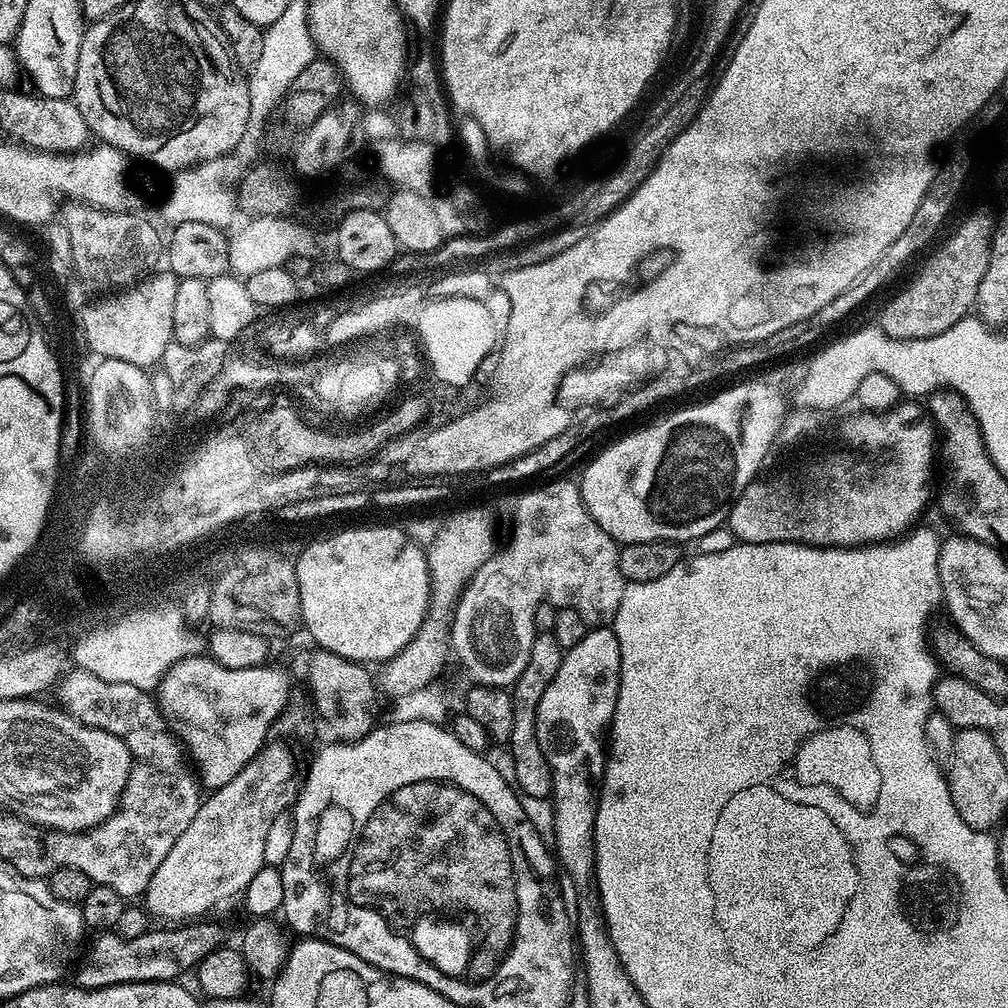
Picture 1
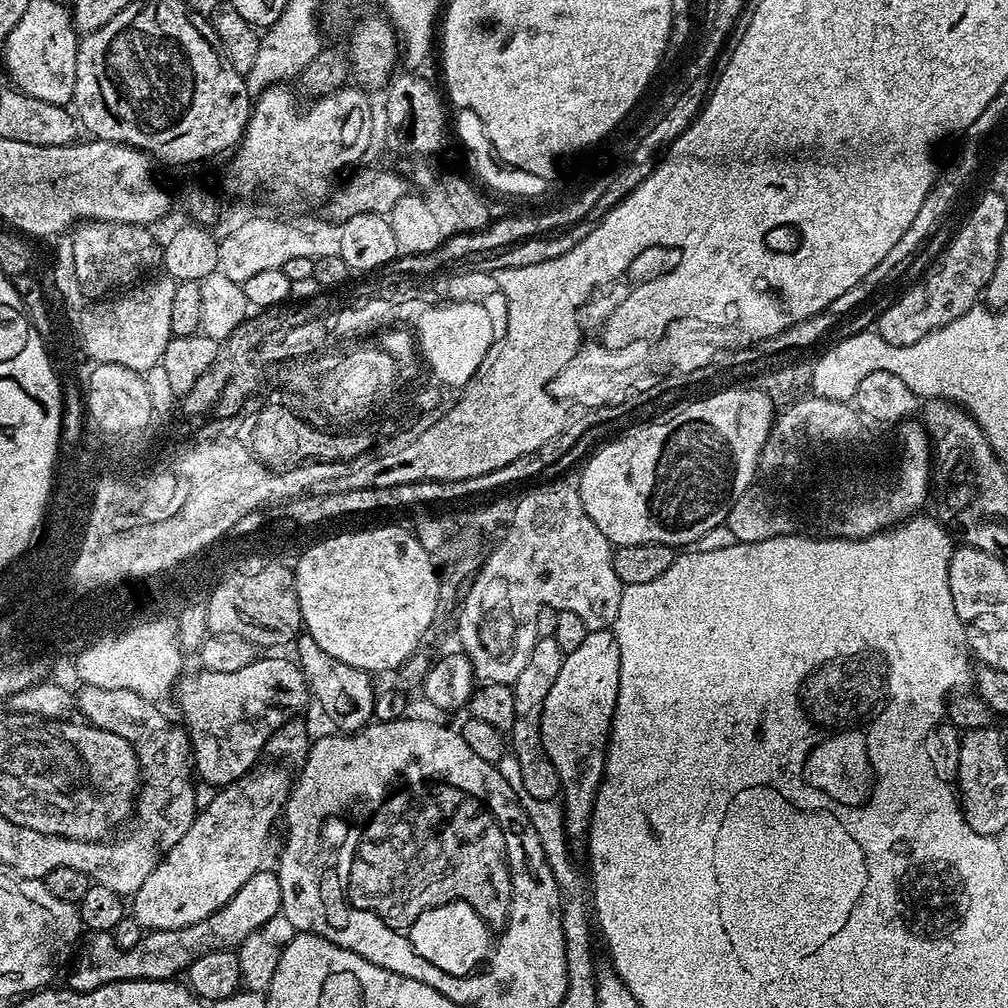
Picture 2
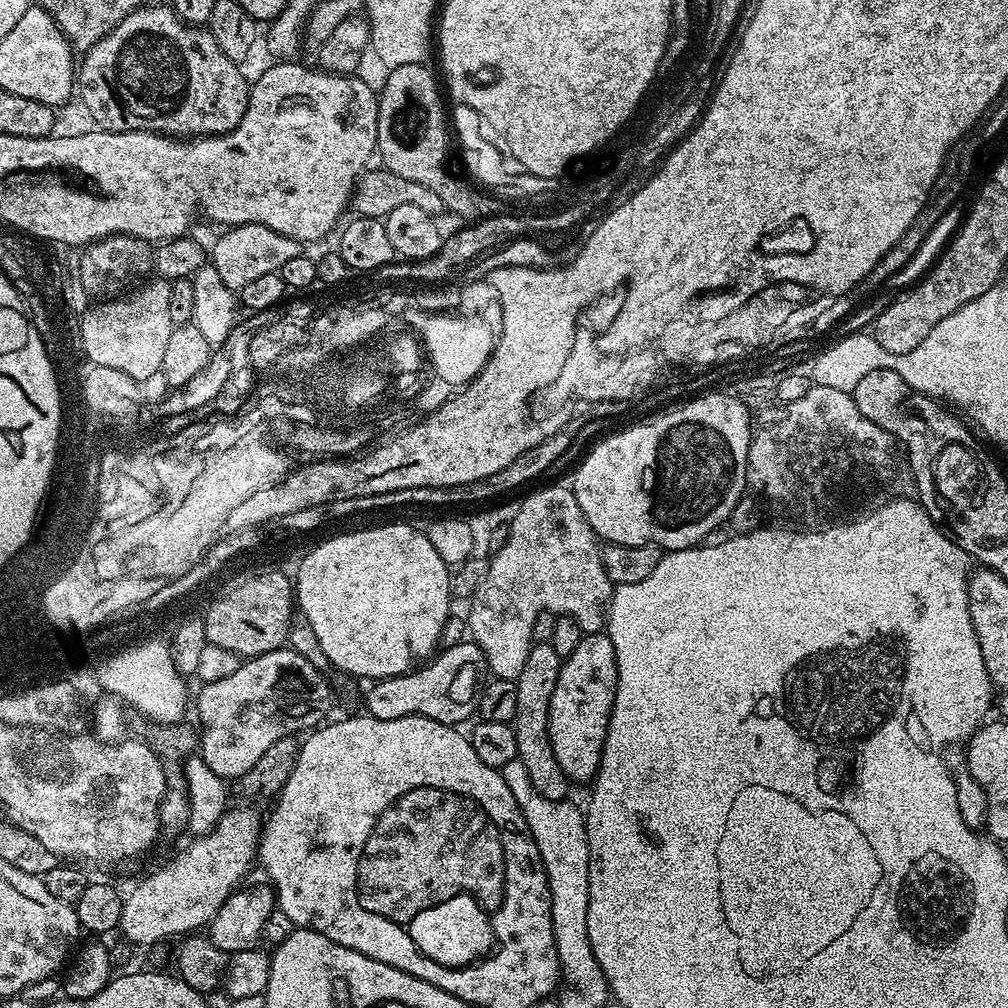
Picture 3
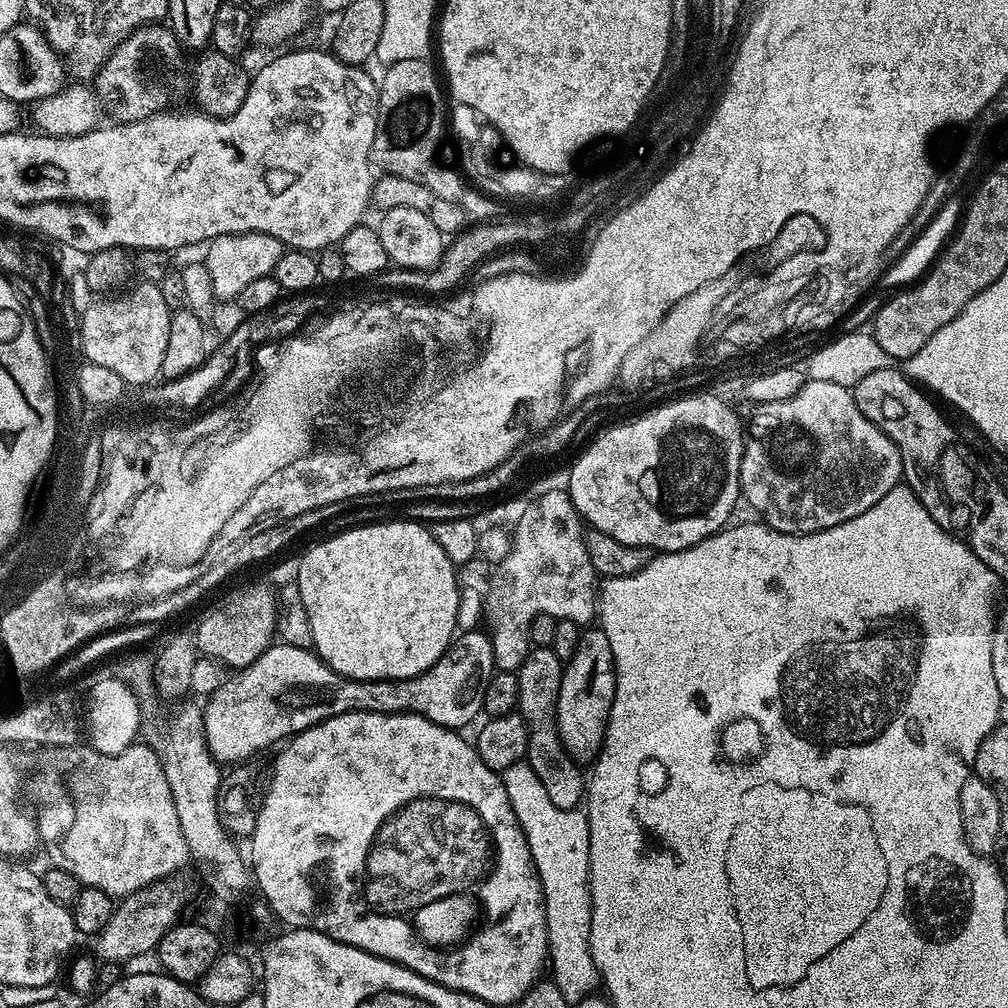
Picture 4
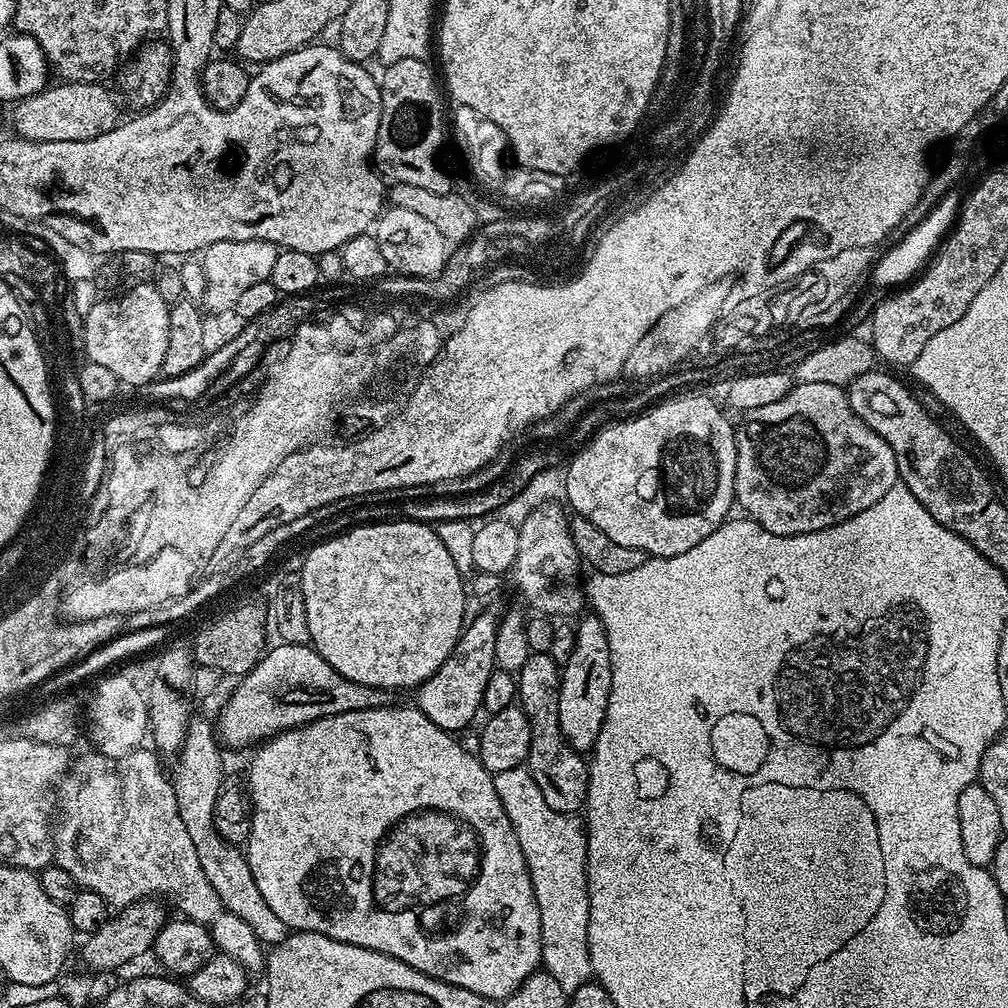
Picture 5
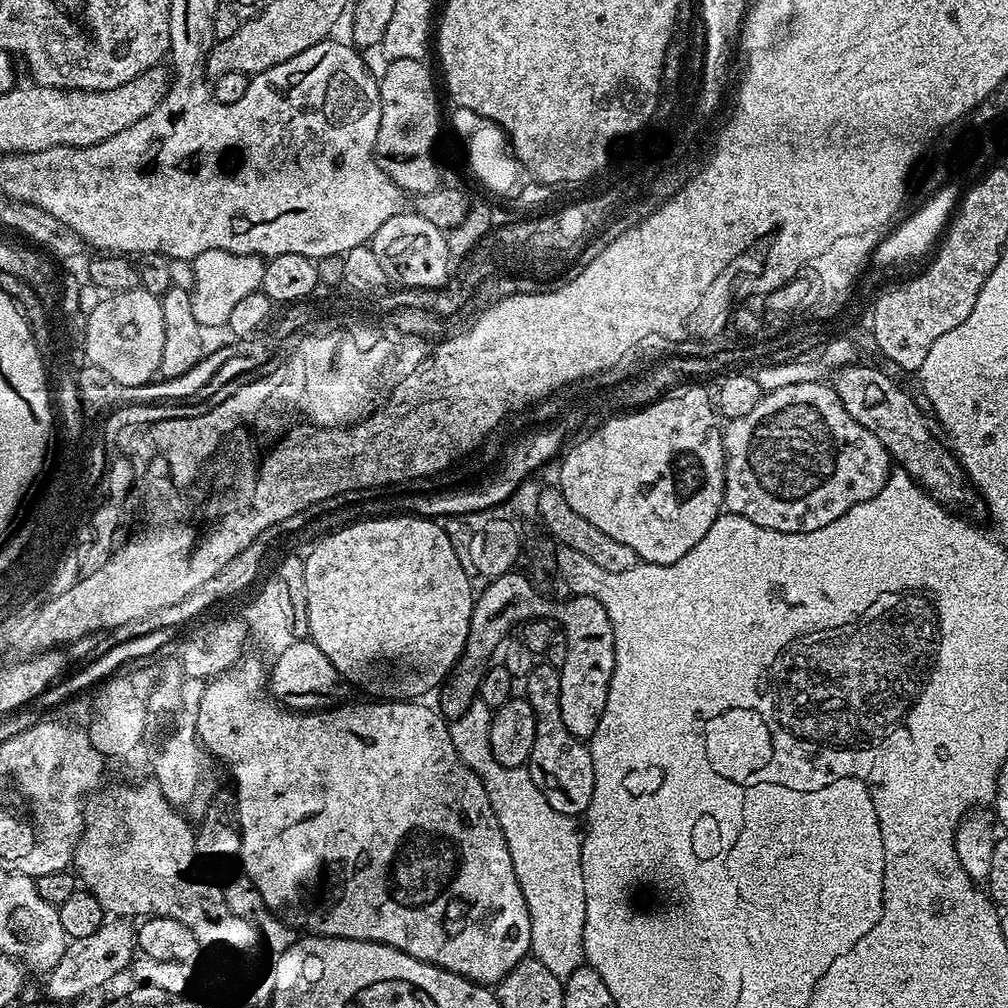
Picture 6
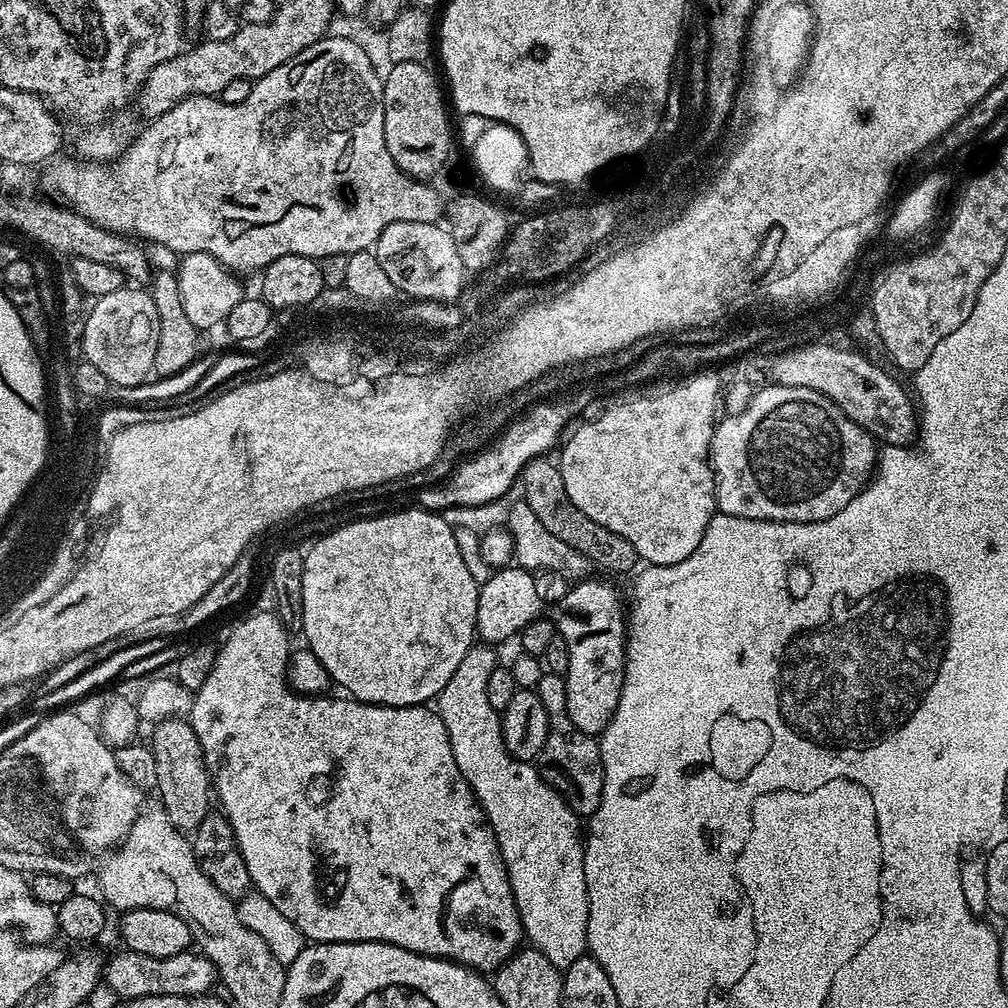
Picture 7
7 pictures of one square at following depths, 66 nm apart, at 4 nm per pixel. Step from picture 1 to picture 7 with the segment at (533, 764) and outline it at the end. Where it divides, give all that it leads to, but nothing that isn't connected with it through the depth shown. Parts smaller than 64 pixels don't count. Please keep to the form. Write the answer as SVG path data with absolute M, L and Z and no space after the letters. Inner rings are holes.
M545 671L534 690L542 706L546 706L550 722L546 746L542 746L538 757L540 774L568 801L568 805L576 811L577 816L592 816L602 802L604 785L604 767L597 737L588 736L582 730L578 730L578 726L574 726L568 713L566 682L563 675Z

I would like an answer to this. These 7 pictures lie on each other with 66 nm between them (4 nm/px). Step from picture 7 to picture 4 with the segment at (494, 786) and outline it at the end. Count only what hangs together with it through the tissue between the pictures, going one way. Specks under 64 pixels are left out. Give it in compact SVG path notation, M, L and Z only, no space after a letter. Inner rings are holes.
M521 762L510 766L502 774L504 785L506 786L506 794L510 798L510 806L514 806L514 814L518 818L518 822L522 826L522 830L526 834L526 842L530 846L530 854L532 861L536 867L536 873L540 879L542 886L542 894L544 895L544 909L546 910L546 934L548 935L548 964L550 965L551 983L558 986L558 990L562 990L562 998L566 998L566 1002L570 1006L579 1005L580 1001L585 1000L587 996L593 995L601 987L600 971L598 966L594 966L594 954L590 950L590 918L592 917L592 891L590 890L590 882L588 875L590 874L590 826L588 825L587 811L575 808L559 808L554 806L554 802L550 802L550 794L546 794L546 789L542 787L542 782L538 779L538 774L534 774L534 770L528 763Z

